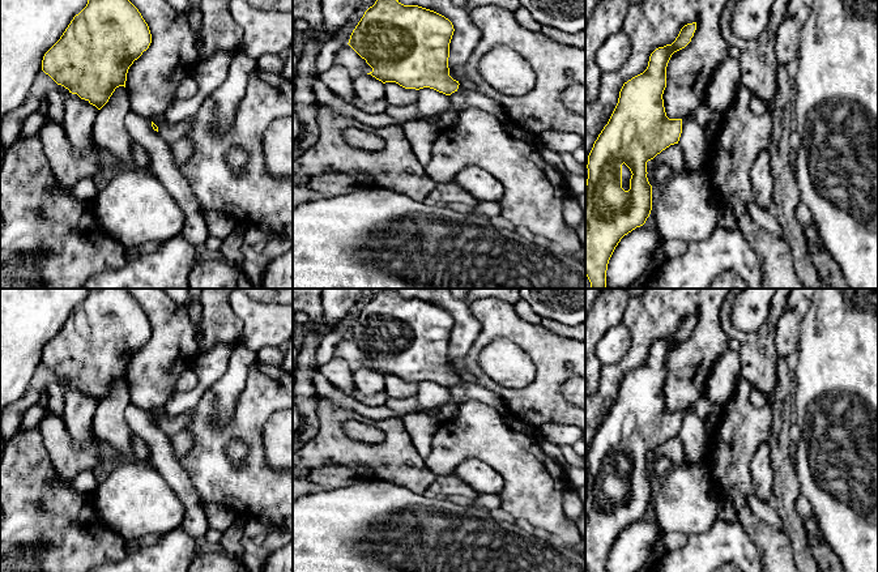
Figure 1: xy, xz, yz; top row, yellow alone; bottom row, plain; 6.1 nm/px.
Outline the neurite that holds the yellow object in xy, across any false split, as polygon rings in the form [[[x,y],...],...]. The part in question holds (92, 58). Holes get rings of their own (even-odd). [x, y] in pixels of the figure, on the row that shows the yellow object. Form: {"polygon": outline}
{"polygon": [[[88,0],[60,39],[44,54],[42,71],[57,85],[101,110],[116,87],[125,87],[129,67],[150,43],[149,26],[129,0]]]}

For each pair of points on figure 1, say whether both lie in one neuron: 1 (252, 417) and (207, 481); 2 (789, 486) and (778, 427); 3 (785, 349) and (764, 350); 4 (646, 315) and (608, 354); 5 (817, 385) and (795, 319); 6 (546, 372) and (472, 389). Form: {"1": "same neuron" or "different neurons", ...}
{"1": "same neuron", "2": "same neuron", "3": "different neurons", "4": "different neurons", "5": "different neurons", "6": "different neurons"}

